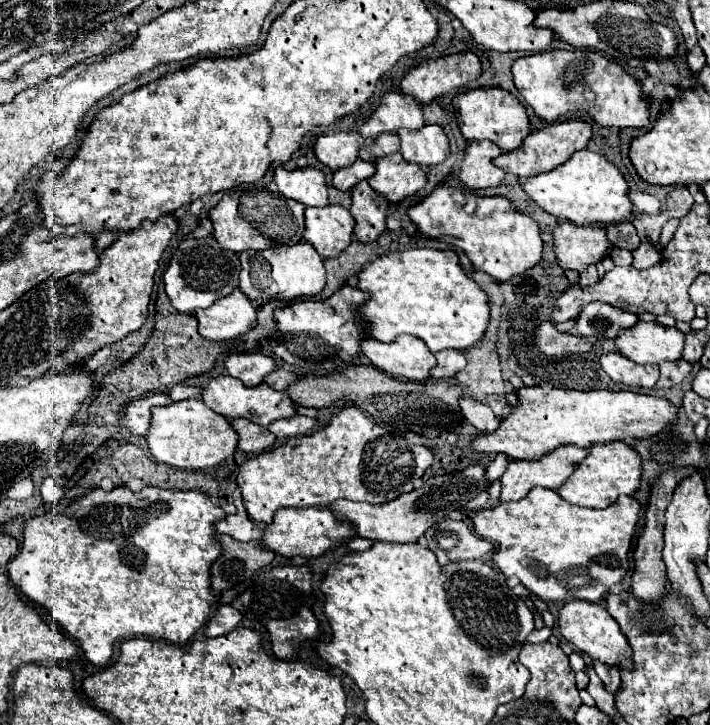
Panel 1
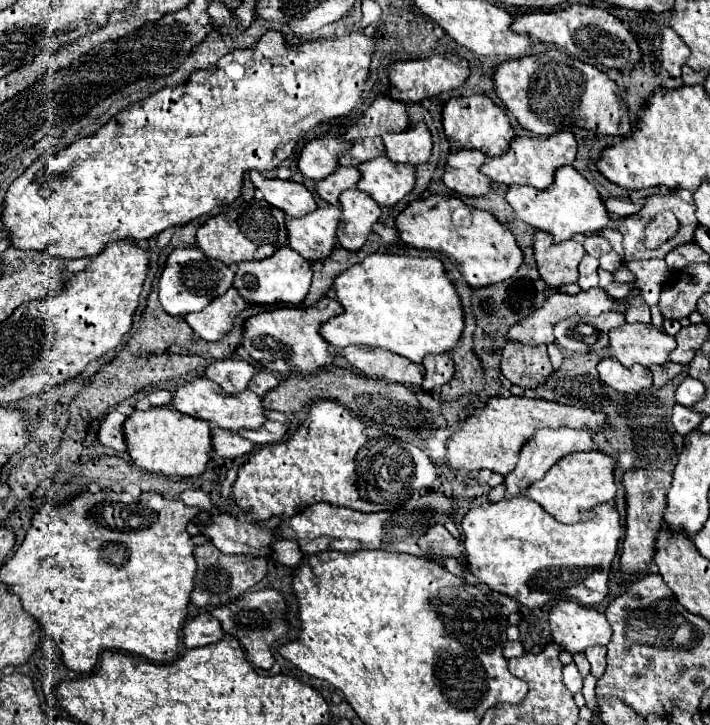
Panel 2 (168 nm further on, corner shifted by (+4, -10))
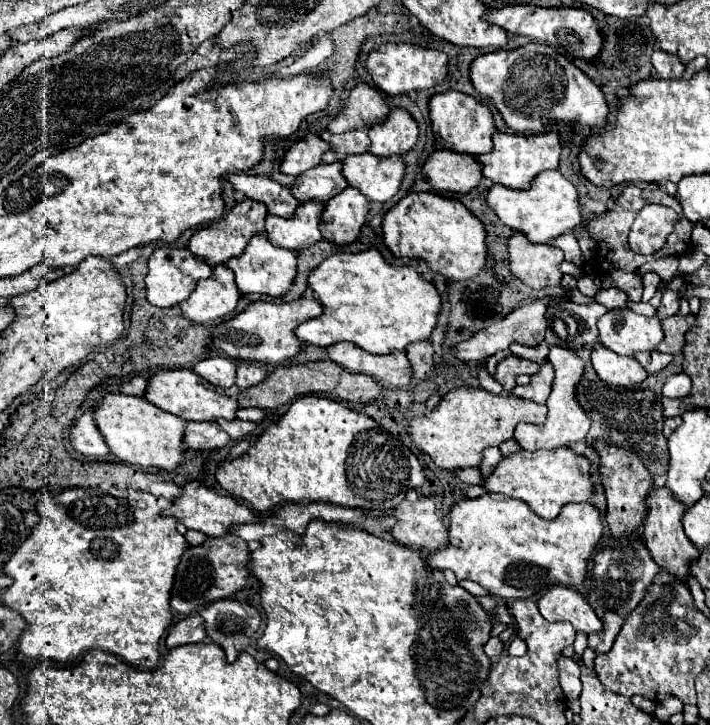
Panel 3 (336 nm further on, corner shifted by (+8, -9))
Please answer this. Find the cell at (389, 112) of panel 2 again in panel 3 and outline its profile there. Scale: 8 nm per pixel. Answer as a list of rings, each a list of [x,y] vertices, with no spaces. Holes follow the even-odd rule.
[[[356,85],[350,93],[342,113],[328,125],[330,133],[346,133],[354,129],[370,129],[372,125],[384,121],[390,107],[384,95],[370,85]]]

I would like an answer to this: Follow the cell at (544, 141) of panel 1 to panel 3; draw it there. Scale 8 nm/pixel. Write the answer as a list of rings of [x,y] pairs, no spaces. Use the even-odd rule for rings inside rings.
[[[494,133],[494,149],[486,155],[478,155],[482,163],[482,175],[494,183],[510,189],[530,189],[534,177],[546,169],[558,169],[560,163],[560,137],[558,133],[520,135],[520,133]]]

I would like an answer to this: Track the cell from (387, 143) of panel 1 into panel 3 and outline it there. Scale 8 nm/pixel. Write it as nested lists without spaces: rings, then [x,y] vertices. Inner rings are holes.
[[[324,131],[320,137],[332,145],[332,151],[336,153],[338,161],[342,161],[348,155],[366,153],[370,149],[370,137],[366,131],[352,131],[352,133],[342,133],[342,135],[332,135]]]

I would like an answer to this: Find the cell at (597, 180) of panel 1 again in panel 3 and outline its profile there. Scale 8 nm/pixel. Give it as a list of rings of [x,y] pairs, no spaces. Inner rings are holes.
[[[558,169],[540,173],[536,181],[532,181],[532,189],[528,191],[516,191],[504,185],[494,185],[488,191],[486,201],[508,227],[524,233],[532,243],[550,243],[558,235],[574,231],[574,227],[582,223],[578,191]]]

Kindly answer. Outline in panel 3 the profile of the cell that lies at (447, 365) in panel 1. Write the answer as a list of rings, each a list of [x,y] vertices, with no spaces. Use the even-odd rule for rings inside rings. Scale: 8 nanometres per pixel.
[[[416,341],[416,345],[408,345],[406,355],[414,367],[414,383],[430,379],[434,371],[434,349],[430,341]]]

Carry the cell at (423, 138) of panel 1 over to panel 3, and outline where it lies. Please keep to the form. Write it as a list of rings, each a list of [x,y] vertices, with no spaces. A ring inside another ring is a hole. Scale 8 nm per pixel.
[[[392,109],[386,121],[368,129],[368,135],[372,141],[370,153],[378,157],[404,155],[418,143],[418,125],[408,111]]]

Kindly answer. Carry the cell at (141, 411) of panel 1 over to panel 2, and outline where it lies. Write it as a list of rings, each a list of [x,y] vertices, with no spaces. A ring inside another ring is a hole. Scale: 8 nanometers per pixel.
[[[110,410],[102,420],[98,428],[98,442],[106,448],[116,450],[118,454],[126,452],[126,442],[122,434],[122,424],[124,424],[124,414],[118,410]]]

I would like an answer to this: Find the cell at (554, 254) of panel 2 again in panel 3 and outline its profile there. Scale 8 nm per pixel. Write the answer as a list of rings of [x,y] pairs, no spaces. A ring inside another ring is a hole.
[[[514,233],[514,237],[508,241],[510,251],[510,269],[532,289],[544,289],[544,287],[556,287],[560,285],[564,273],[560,271],[560,263],[564,261],[564,253],[558,247],[552,245],[536,245],[530,243],[524,233]]]

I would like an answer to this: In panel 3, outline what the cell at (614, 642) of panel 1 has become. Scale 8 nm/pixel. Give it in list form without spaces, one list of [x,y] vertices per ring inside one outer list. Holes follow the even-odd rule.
[[[564,585],[552,587],[538,601],[538,609],[542,617],[546,617],[550,623],[558,623],[558,621],[572,623],[572,627],[578,633],[590,635],[604,629],[604,623],[588,605],[588,601],[576,589],[570,589]]]

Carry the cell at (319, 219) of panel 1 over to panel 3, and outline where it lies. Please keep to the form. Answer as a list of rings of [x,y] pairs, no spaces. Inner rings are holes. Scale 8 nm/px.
[[[308,201],[296,209],[294,217],[284,219],[278,215],[268,215],[266,235],[276,247],[284,247],[290,251],[304,251],[316,245],[322,239],[320,223],[322,223],[324,203]]]

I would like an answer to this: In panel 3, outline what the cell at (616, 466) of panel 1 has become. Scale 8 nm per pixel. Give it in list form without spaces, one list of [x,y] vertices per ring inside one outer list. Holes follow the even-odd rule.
[[[540,449],[536,453],[518,451],[512,457],[504,457],[494,473],[484,483],[486,491],[502,493],[520,499],[530,505],[530,509],[544,517],[556,519],[560,509],[568,503],[584,503],[594,495],[594,483],[590,475],[590,459],[576,455],[572,449]]]

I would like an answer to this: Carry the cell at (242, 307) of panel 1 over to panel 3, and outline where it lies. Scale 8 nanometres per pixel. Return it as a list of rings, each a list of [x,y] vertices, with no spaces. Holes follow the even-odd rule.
[[[216,265],[212,277],[198,281],[192,297],[180,303],[186,319],[192,323],[206,323],[234,313],[240,293],[234,283],[234,273],[228,265]]]

